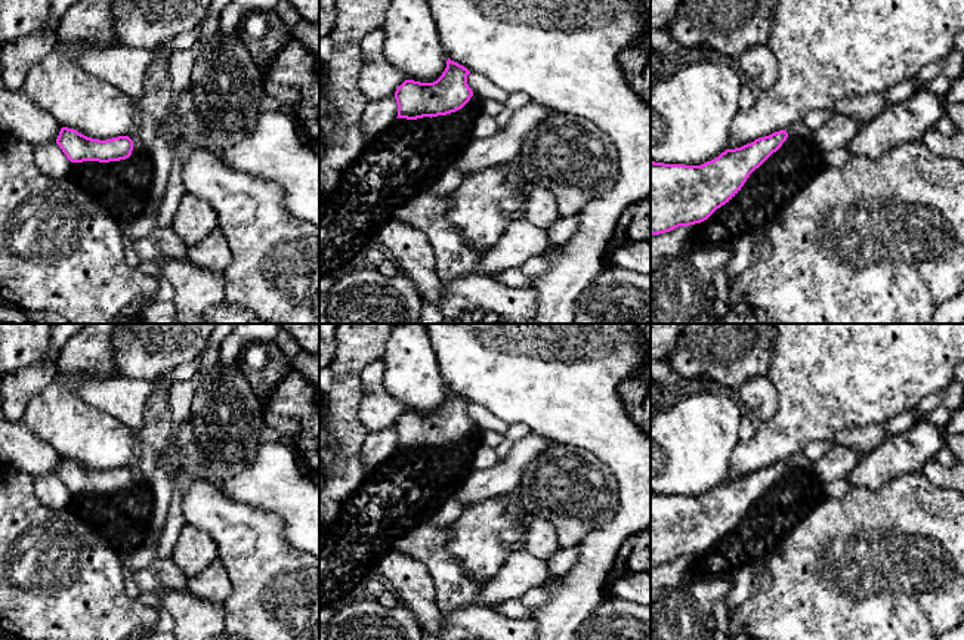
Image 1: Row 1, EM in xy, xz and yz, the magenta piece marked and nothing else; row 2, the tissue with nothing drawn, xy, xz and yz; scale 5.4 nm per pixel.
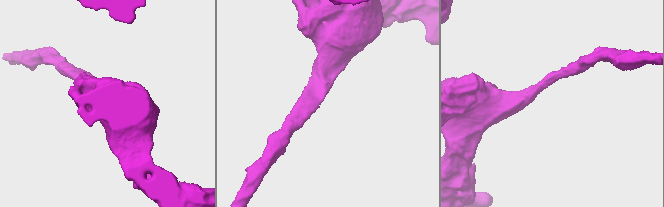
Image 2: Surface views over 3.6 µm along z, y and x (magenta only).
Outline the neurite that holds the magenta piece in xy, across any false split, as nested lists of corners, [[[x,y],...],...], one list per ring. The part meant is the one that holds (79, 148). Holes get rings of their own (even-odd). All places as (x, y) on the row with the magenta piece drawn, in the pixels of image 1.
[[[68,127],[61,129],[56,143],[71,163],[120,161],[129,158],[133,151],[133,140],[129,136],[99,140]]]

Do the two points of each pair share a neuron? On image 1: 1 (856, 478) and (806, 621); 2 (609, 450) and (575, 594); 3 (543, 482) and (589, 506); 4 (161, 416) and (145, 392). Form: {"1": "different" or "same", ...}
{"1": "different", "2": "same", "3": "same", "4": "different"}

